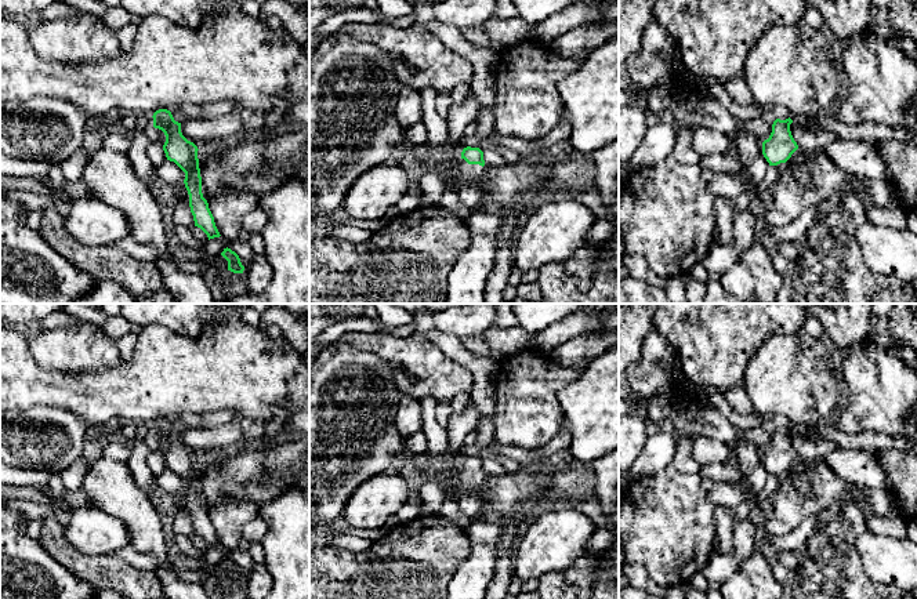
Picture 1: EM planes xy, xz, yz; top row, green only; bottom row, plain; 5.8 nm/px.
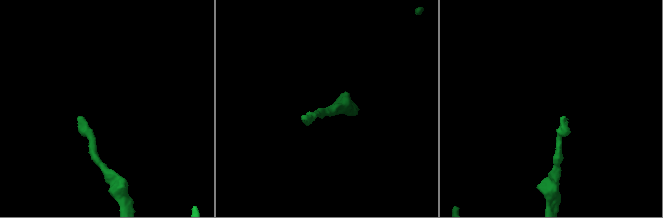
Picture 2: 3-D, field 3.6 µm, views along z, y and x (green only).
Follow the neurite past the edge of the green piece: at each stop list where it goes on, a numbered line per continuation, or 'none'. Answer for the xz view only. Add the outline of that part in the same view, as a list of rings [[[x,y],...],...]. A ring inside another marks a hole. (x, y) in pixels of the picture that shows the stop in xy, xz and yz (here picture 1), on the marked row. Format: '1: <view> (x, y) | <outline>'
1: xz (463, 173) | [[[464,159],[457,160],[450,174],[454,178],[454,184],[460,188],[464,184],[479,181],[486,170],[488,164],[468,164]]]

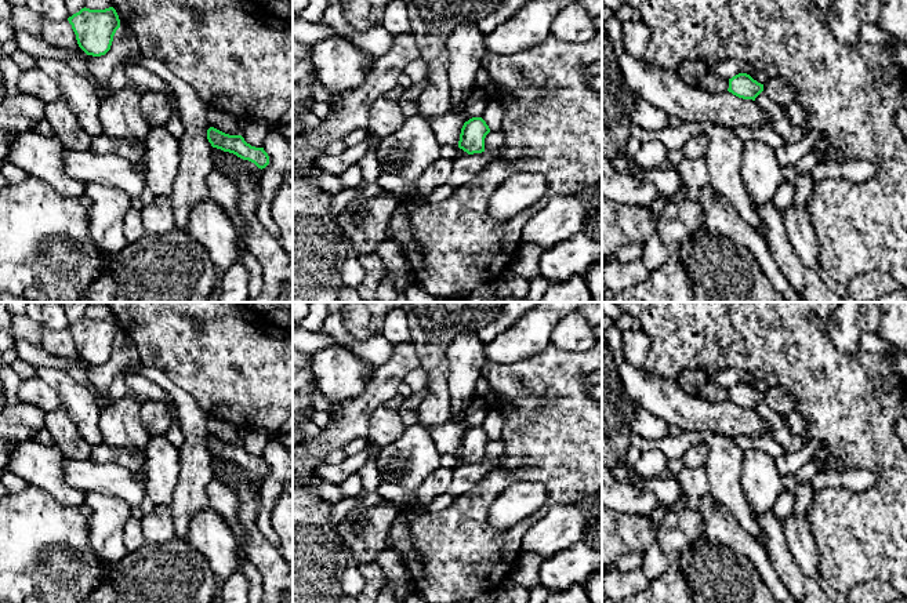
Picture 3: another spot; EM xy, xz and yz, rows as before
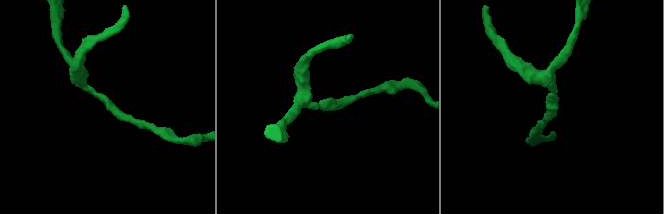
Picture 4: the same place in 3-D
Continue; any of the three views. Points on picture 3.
none

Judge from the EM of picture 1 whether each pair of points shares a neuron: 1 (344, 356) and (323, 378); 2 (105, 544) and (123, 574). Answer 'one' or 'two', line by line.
1: one
2: two

